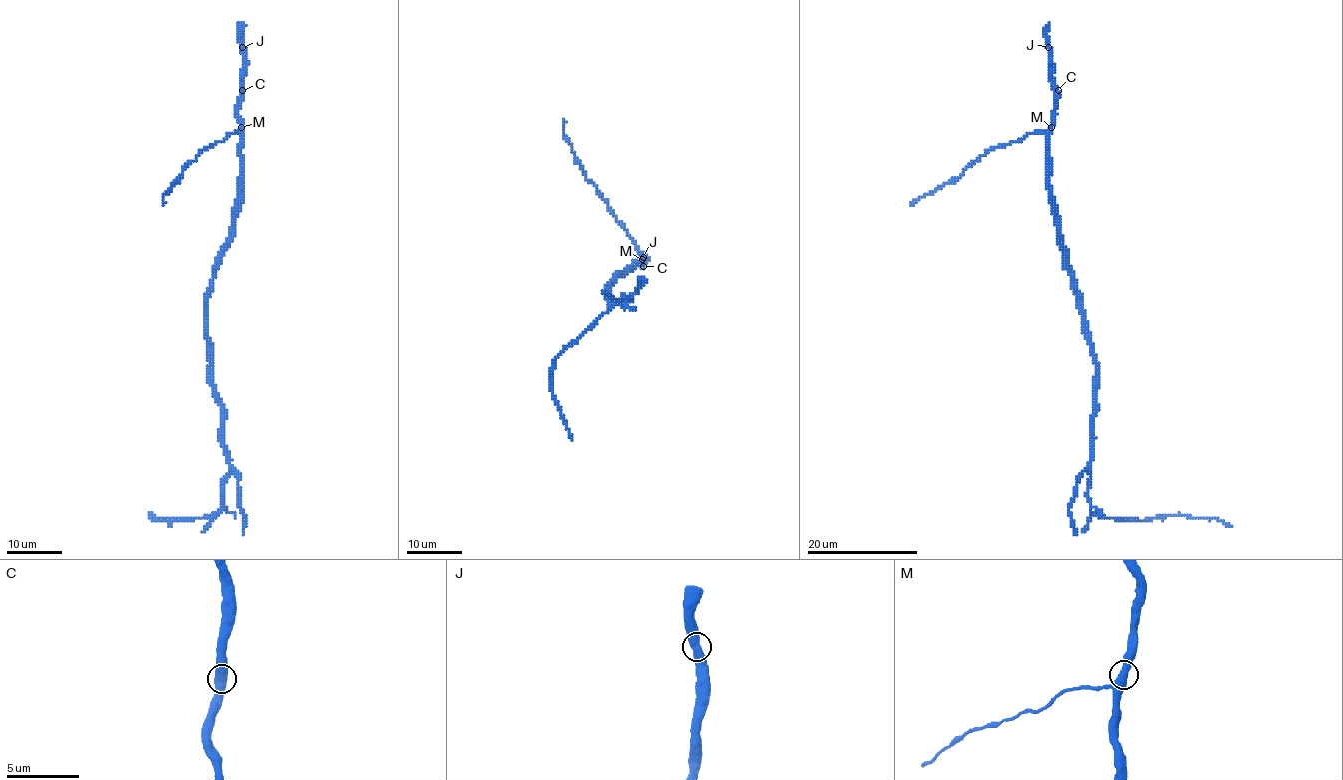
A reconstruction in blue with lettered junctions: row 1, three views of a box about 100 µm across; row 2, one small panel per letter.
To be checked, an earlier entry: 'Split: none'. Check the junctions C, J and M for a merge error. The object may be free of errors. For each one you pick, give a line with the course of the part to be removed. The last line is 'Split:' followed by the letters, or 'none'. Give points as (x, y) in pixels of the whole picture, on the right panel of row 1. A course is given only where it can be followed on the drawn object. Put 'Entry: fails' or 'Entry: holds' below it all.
M: Course of the part to remove: (1051, 127), (1048, 196), (1095, 364), (1090, 509), (1117, 520), (1184, 514), (1231, 525)
Split: M
Entry: fails

